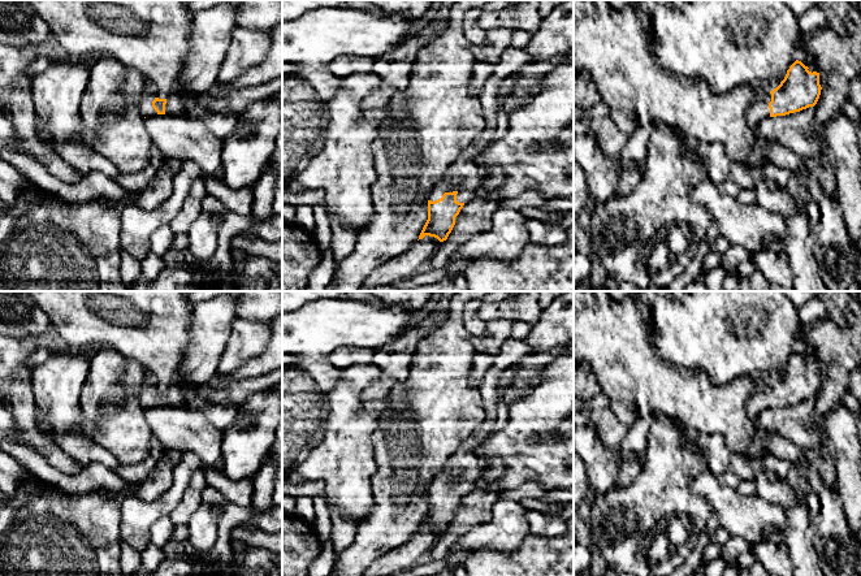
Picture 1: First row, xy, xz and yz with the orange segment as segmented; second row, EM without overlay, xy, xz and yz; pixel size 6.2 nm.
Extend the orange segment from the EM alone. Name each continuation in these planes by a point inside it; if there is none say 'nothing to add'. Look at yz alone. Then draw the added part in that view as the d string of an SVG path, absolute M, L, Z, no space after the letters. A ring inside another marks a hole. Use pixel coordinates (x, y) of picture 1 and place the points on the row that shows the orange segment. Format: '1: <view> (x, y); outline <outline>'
1: yz (757, 111); outline M767 91L763 96L757 99L745 109L745 116L749 126L758 126L758 124L770 117L769 103L771 101L771 94Z

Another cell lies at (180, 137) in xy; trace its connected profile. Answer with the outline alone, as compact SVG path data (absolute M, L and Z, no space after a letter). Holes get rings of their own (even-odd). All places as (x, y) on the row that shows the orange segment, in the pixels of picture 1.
M157 114L144 118L152 143L165 160L194 161L204 174L216 173L221 165L222 143L205 122L189 114Z

